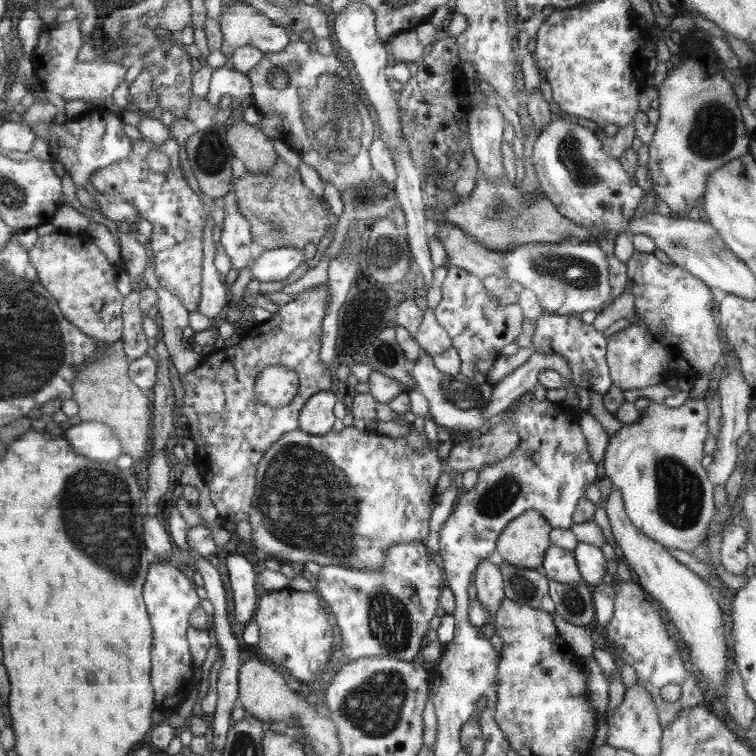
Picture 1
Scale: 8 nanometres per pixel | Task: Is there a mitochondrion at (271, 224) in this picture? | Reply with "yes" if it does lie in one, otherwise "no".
yes

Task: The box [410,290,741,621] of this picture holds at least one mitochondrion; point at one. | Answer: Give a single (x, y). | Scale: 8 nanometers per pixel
(679, 491)

